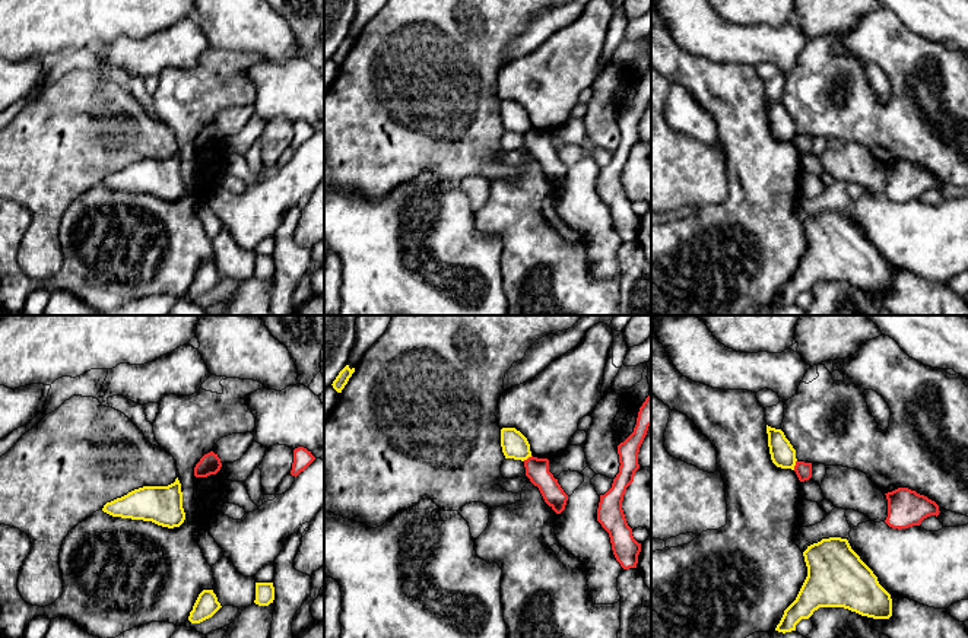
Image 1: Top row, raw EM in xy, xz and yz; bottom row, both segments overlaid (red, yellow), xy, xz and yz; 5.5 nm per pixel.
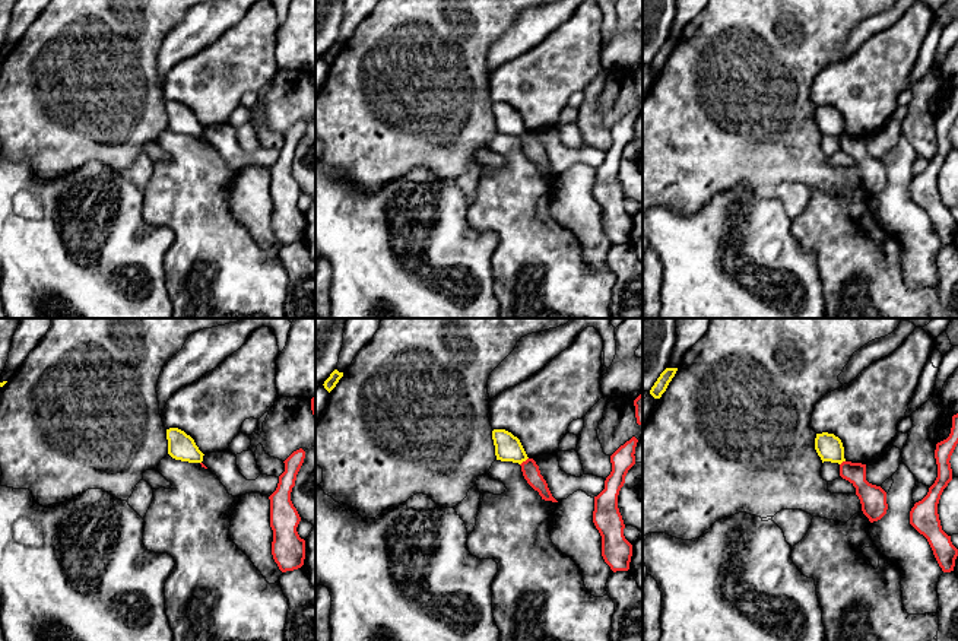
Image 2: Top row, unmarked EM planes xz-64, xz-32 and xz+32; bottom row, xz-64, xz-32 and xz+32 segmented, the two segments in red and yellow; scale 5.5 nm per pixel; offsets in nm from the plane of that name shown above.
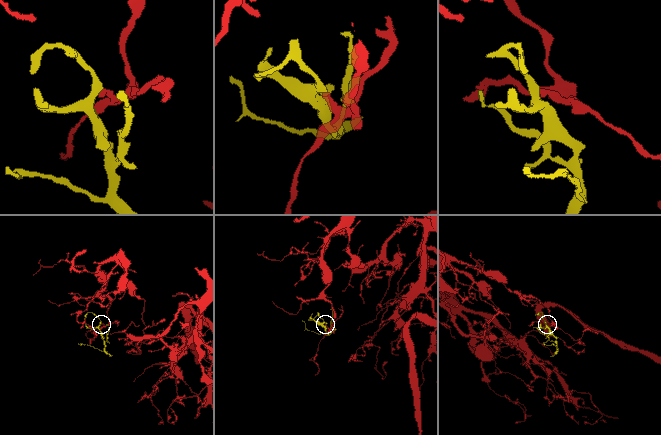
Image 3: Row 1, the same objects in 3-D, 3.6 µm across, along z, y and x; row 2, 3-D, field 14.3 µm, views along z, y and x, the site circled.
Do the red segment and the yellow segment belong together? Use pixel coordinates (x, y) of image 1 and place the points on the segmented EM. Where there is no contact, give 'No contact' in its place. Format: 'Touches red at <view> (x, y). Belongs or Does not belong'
Touches red at yz (796, 464). Does not belong

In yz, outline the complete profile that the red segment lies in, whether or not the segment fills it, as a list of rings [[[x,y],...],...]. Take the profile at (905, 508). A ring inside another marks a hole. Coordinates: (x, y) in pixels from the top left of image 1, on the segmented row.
[[[898,488],[885,493],[888,499],[888,517],[885,523],[892,529],[920,526],[930,515],[939,515],[939,505],[924,495],[908,488]]]

